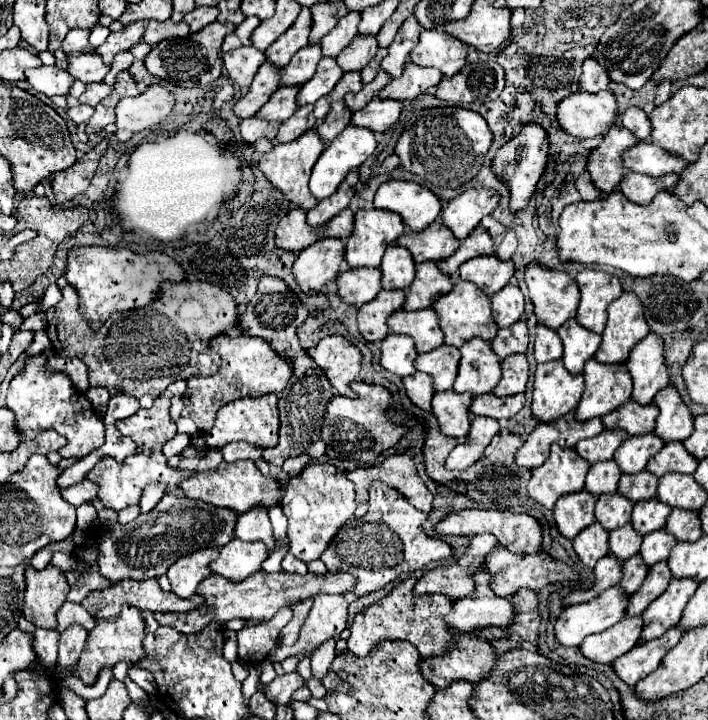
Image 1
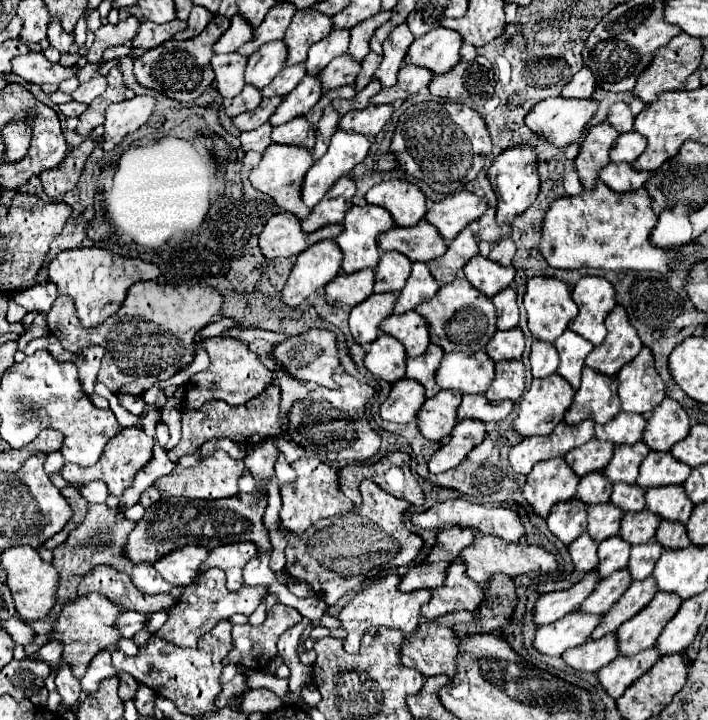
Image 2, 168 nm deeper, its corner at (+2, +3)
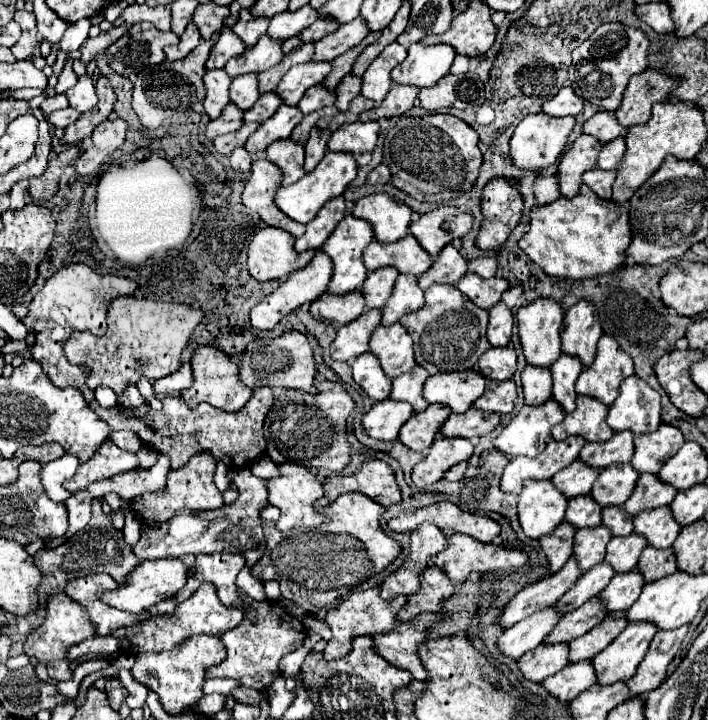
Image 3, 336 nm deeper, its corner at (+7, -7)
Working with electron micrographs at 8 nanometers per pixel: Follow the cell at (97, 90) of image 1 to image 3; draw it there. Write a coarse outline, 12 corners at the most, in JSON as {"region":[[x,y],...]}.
{"region":[[87,74],[65,92],[69,106],[87,112],[97,104],[95,84]]}

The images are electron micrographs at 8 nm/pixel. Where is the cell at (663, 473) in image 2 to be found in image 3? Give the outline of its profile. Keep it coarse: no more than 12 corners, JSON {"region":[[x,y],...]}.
{"region":[[641,474],[623,508],[637,514],[673,502],[677,488]]}

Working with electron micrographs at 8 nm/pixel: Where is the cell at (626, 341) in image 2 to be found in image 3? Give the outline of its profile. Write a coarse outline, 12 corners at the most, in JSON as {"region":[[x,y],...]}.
{"region":[[611,334],[579,374],[577,394],[609,406],[635,368]]}

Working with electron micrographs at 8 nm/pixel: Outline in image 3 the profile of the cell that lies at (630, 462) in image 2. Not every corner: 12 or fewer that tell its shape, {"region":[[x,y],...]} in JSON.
{"region":[[631,464],[601,470],[591,494],[601,506],[623,506],[639,472]]}

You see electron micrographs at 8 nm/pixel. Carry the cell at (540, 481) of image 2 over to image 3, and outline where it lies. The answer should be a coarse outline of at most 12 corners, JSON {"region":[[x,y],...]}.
{"region":[[525,480],[519,522],[529,538],[553,532],[567,498],[551,480]]}

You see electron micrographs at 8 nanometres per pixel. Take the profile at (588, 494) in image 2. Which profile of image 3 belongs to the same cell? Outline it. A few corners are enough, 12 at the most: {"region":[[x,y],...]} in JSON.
{"region":[[589,494],[569,500],[565,520],[577,528],[601,524],[601,506]]}

